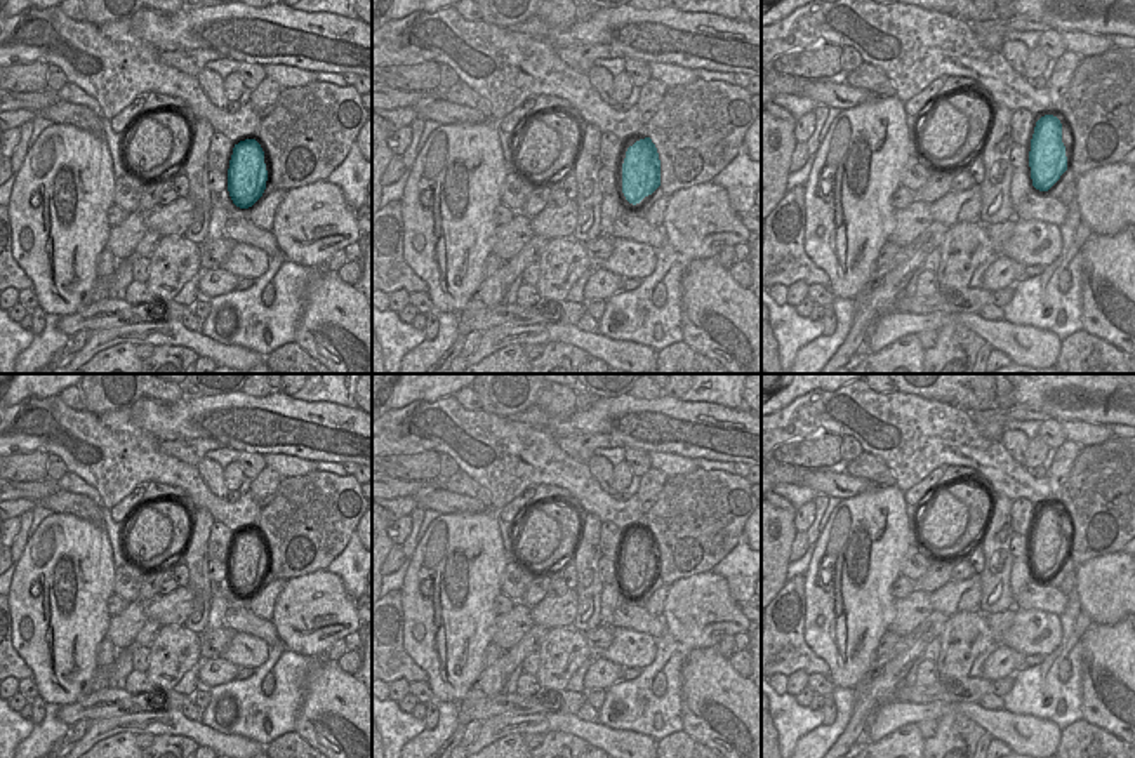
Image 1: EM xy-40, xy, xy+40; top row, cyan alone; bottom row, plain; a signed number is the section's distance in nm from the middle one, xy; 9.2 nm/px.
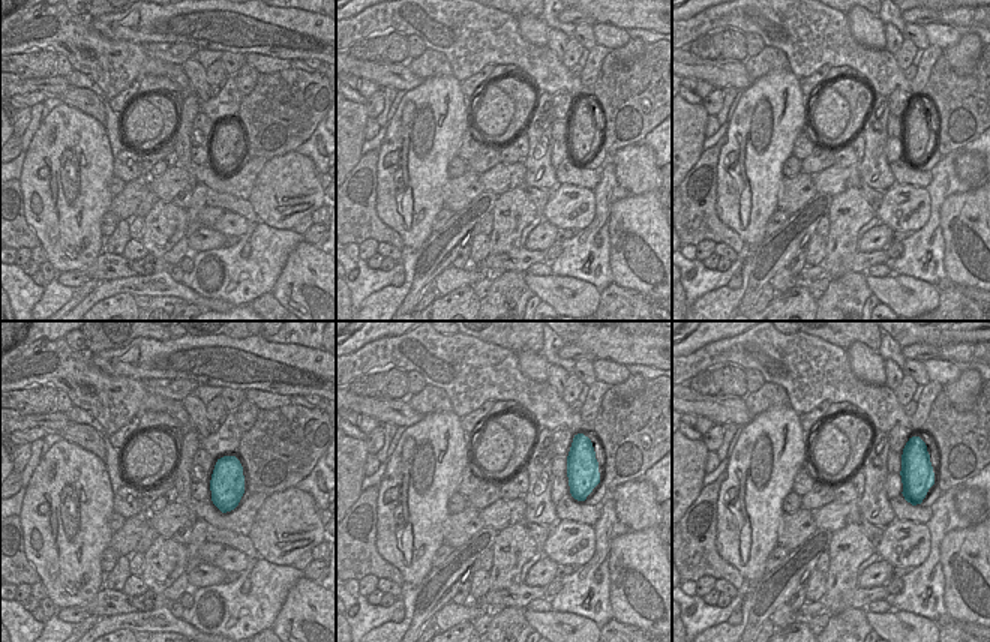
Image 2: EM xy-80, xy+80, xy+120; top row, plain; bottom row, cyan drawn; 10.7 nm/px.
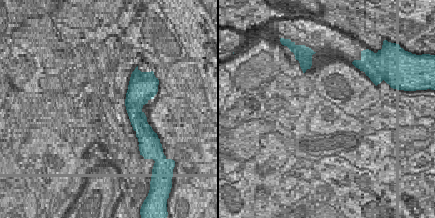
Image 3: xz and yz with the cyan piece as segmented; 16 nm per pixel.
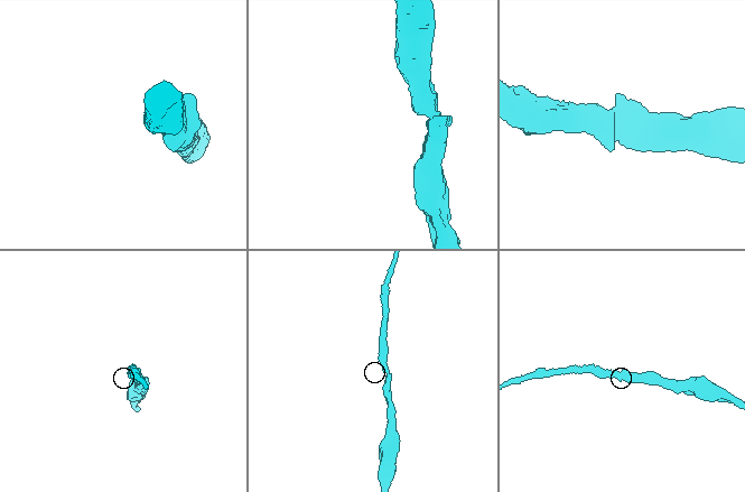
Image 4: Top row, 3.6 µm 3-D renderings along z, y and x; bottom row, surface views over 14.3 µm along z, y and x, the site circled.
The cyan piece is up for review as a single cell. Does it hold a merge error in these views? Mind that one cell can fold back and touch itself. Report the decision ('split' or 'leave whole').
leave whole

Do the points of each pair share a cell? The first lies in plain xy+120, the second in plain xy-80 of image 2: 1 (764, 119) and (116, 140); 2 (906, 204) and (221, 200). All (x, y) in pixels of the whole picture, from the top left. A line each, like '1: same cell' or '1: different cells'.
1: different cells
2: different cells

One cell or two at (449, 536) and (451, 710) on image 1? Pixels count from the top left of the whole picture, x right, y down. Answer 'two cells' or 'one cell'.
two cells

